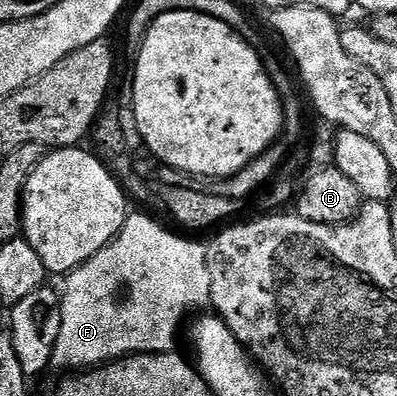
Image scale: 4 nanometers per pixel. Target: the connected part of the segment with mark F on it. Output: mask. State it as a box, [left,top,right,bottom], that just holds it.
[50,213,212,372]

